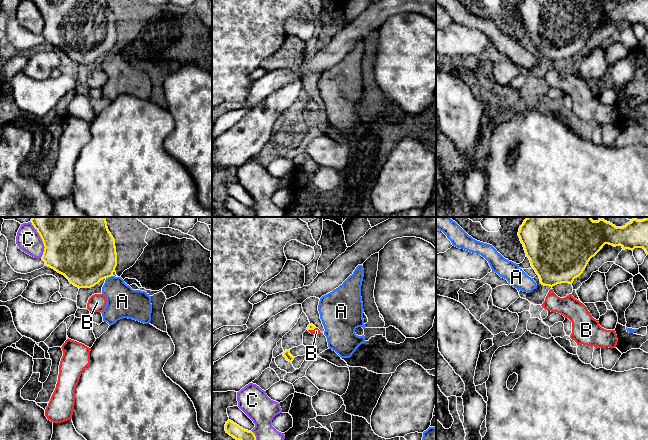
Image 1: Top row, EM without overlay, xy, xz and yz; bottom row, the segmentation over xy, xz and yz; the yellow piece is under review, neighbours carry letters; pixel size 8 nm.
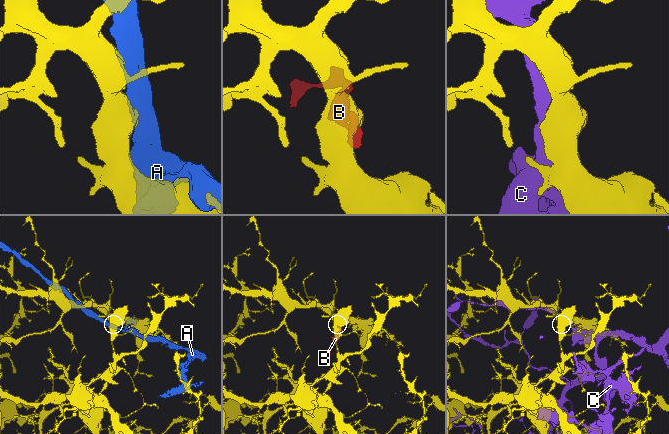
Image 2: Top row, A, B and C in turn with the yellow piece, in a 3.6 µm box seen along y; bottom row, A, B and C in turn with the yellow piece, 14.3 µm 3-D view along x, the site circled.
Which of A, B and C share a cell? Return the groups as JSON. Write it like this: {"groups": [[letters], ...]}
{"groups": [["A"], ["B"], ["C"]]}

